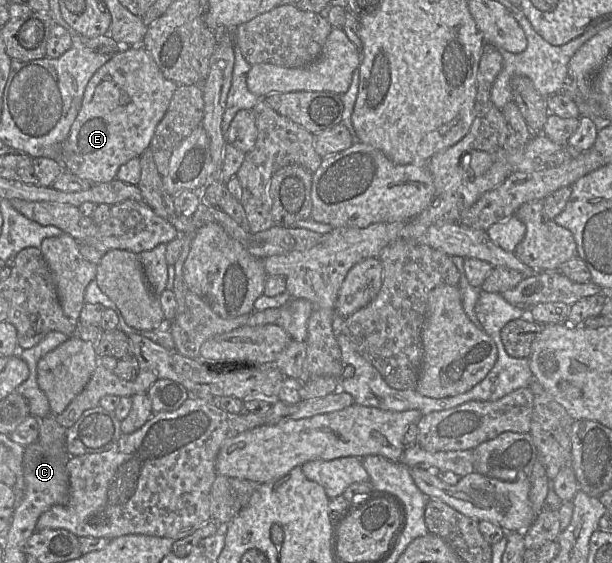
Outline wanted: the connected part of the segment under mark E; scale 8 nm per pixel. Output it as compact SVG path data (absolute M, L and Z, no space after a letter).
M119 45L119 51L95 72L85 88L80 110L62 144L63 171L94 184L115 179L123 164L140 157L150 147L156 126L164 117L177 87L176 82L164 77L142 45Z

